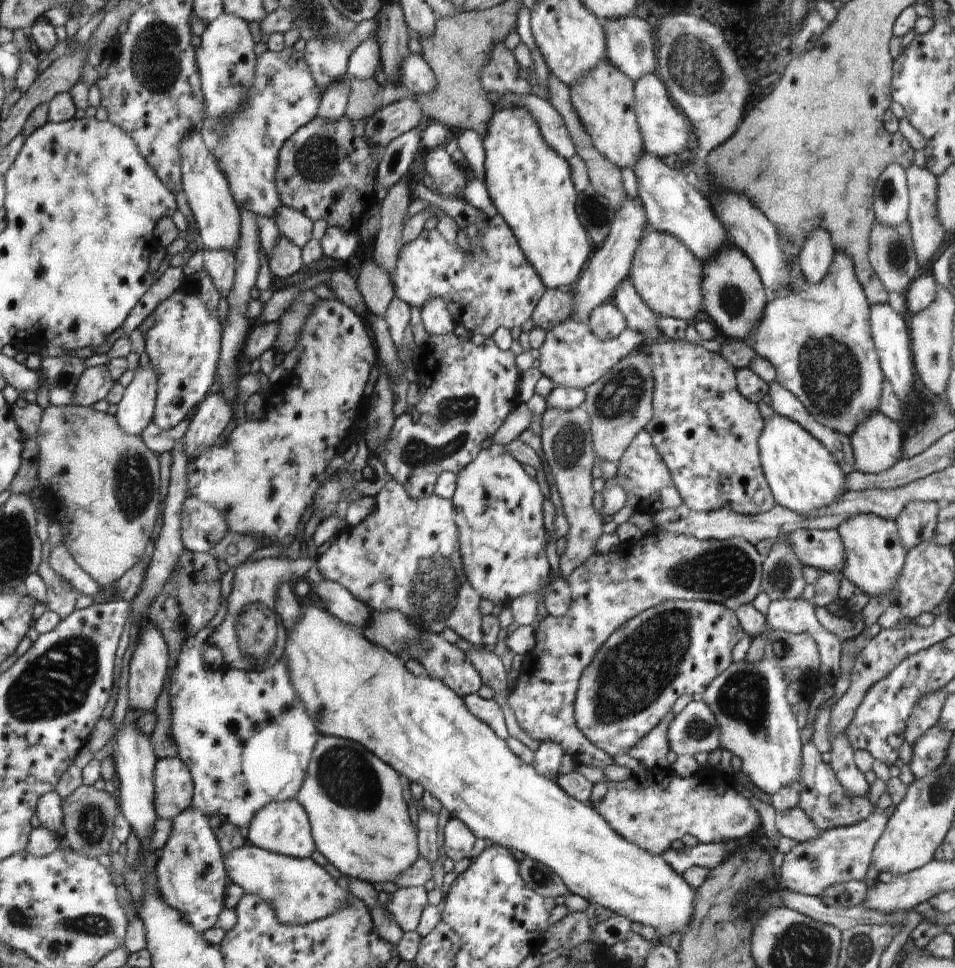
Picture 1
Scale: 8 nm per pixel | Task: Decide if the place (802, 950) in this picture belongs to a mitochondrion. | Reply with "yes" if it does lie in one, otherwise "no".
yes

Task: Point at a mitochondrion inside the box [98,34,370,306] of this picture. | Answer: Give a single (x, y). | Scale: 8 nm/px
(316, 161)

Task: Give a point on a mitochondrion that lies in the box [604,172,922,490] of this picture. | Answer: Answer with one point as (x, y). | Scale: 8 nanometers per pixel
(831, 373)

